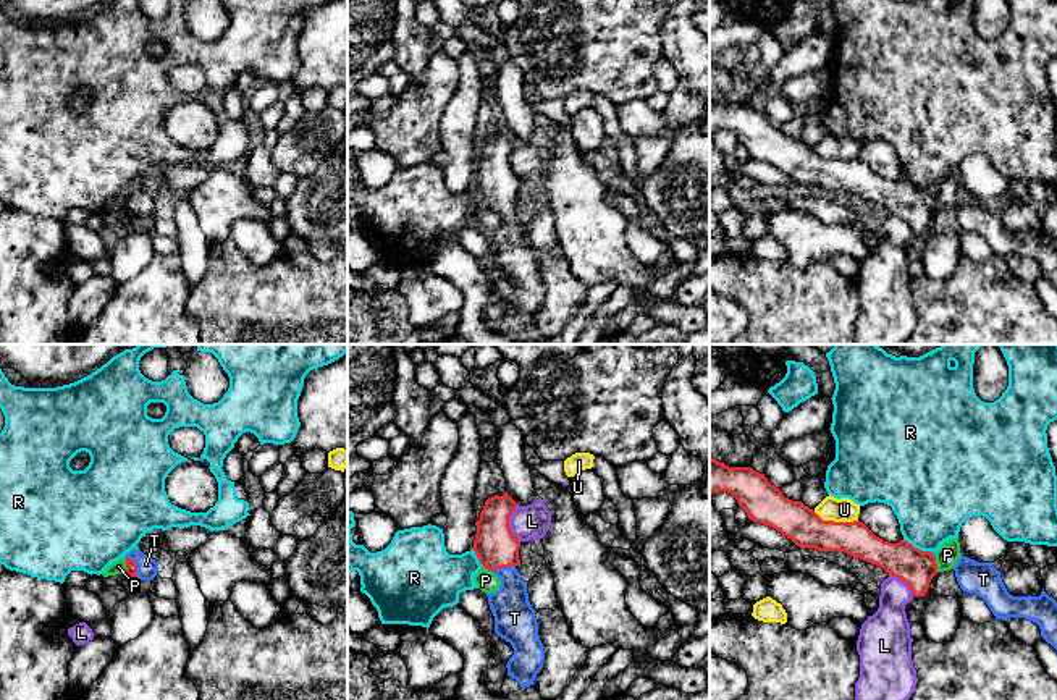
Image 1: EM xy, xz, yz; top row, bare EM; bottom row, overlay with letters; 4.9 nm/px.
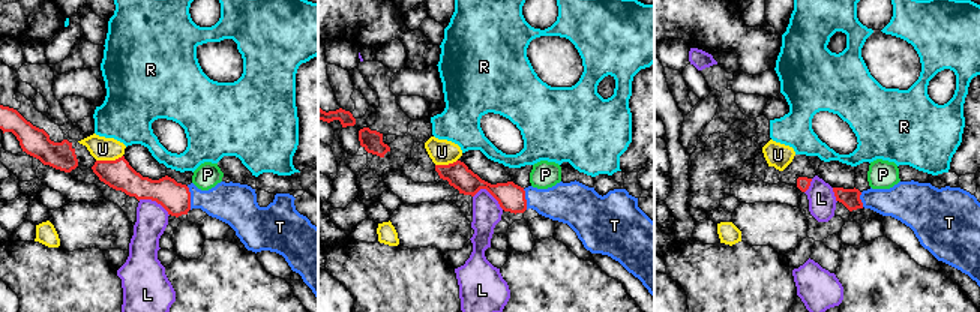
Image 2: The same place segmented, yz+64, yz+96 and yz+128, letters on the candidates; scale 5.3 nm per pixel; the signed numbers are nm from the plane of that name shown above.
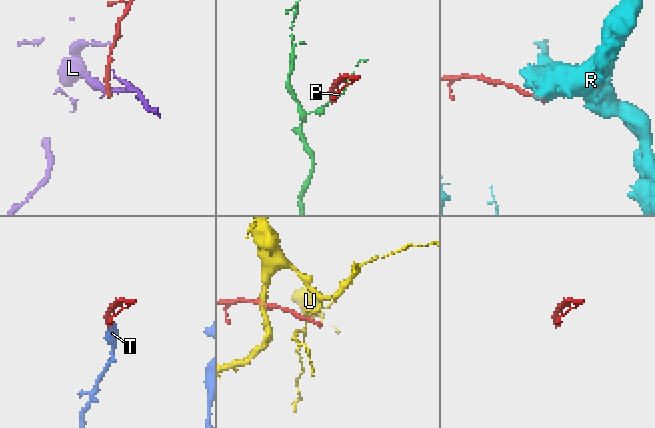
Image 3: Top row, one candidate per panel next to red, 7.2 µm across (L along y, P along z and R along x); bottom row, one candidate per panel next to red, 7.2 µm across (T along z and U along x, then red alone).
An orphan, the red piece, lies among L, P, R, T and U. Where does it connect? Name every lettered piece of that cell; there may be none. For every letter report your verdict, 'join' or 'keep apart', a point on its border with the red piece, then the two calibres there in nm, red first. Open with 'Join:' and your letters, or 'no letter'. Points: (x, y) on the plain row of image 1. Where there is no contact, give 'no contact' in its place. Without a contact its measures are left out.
Join: T
L: keep apart | xz (508, 162) | 220/170 nm
P: keep apart | xy (126, 204) | 60/70 nm
R: keep apart | yz (917, 186) | 180/380 nm
T: join | xz (503, 204) | 220/190 nm
U: keep apart | yz (836, 160) | 180/120 nm

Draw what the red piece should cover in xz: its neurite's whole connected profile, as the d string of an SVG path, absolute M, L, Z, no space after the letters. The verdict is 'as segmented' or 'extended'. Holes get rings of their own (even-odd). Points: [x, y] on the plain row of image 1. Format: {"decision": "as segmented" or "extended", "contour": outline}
{"decision": "extended", "contour": "M507 129L485 139L480 157L475 160L474 189L480 202L501 218L501 225L486 234L495 254L495 270L514 286L506 302L507 314L520 325L528 325L543 306L545 288L538 273L537 249L516 207L520 202L520 179L509 165L509 155L516 145L517 141Z"}

